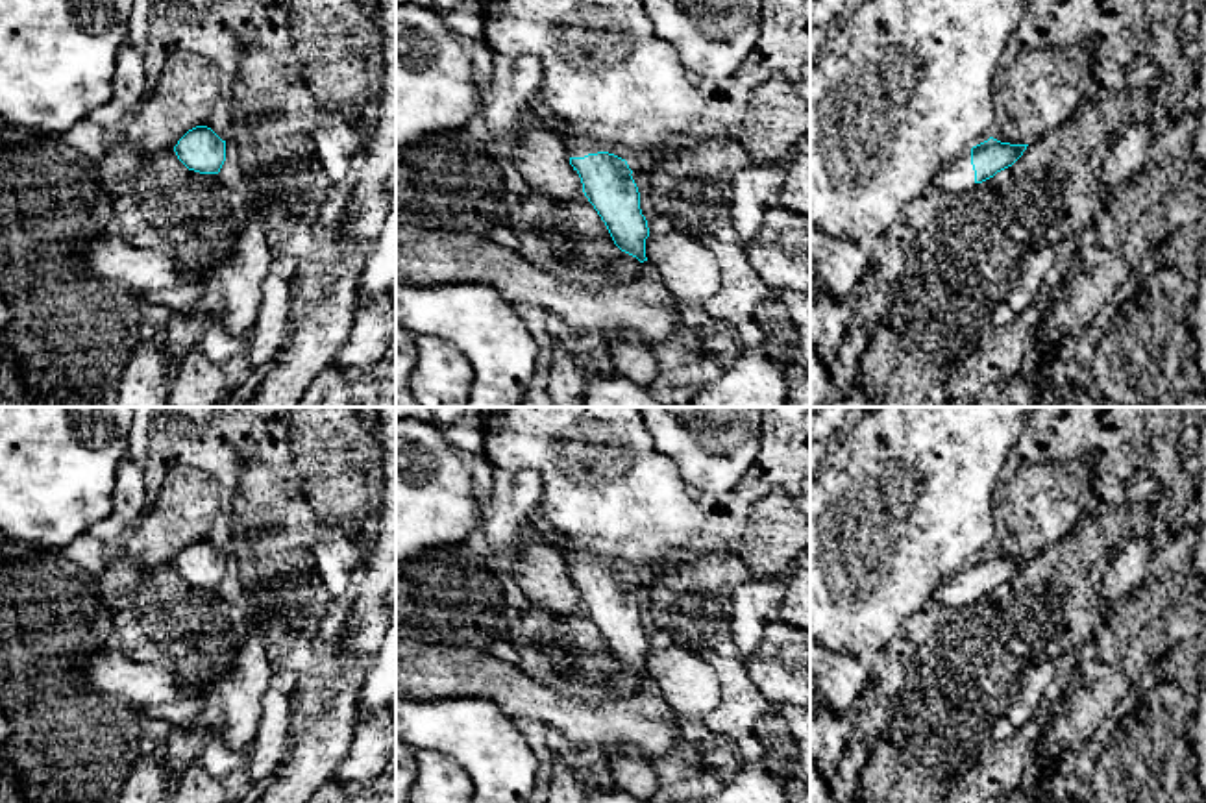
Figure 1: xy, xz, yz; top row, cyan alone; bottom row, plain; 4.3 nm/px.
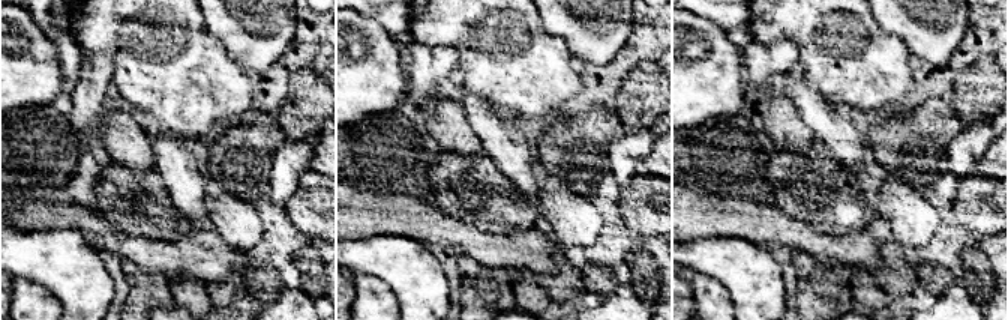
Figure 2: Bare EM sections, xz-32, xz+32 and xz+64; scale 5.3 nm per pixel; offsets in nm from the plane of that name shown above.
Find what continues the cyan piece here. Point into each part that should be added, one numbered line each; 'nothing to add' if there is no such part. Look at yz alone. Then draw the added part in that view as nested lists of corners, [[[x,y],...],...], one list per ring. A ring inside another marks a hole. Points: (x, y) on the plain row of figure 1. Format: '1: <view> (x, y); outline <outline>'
1: yz (957, 591); outline [[[971,566],[964,568],[956,575],[945,579],[932,592],[934,605],[962,607],[975,601],[975,585],[971,579]]]

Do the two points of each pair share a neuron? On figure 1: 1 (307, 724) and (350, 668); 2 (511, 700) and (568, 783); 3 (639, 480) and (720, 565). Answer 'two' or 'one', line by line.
1: one
2: two
3: two

